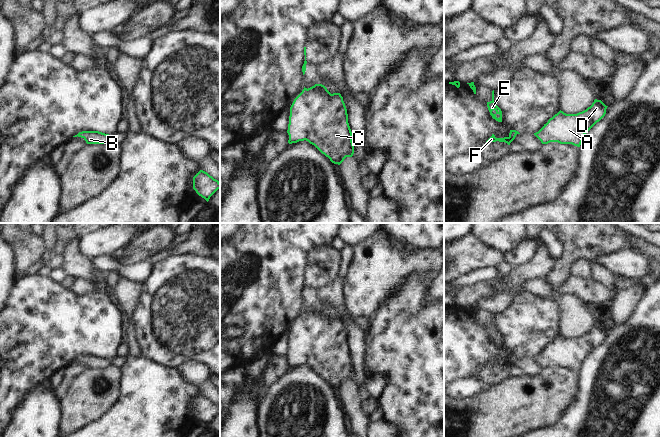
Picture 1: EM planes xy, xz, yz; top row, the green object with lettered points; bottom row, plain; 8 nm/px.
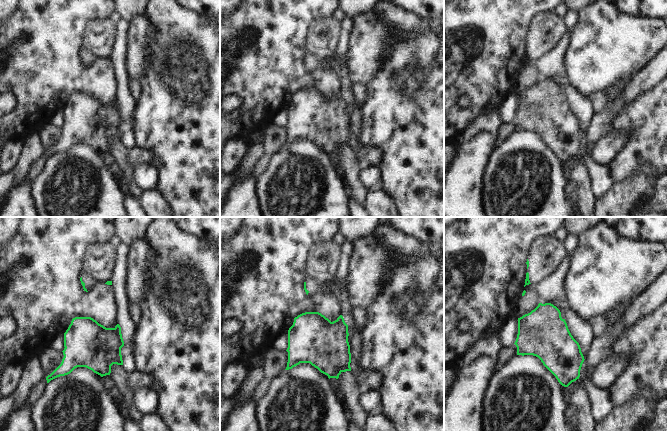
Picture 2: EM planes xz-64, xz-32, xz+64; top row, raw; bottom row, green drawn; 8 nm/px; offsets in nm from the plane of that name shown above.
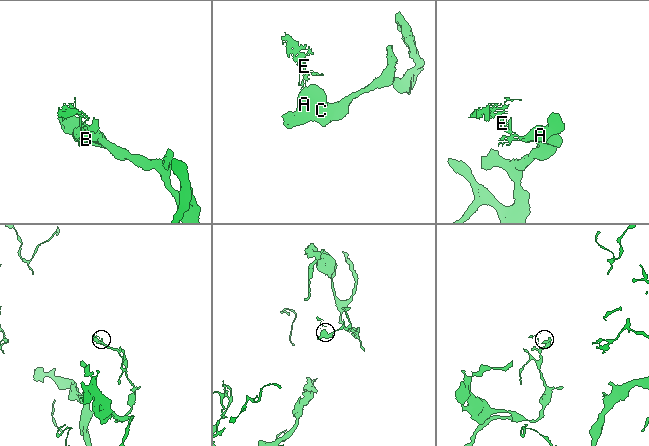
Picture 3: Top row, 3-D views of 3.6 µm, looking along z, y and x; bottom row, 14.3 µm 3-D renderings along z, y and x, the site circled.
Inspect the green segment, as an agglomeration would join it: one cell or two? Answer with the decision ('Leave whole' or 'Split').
Split.

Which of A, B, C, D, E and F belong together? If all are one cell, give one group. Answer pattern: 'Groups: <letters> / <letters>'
Groups: A B C D / E F.

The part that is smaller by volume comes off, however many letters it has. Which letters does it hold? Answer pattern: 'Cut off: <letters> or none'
Cut off: E, F

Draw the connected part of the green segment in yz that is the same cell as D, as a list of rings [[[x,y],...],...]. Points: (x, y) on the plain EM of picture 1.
[[[595,323],[590,331],[577,338],[566,338],[559,335],[536,356],[542,368],[558,366],[580,371],[583,360],[606,338],[606,330]]]

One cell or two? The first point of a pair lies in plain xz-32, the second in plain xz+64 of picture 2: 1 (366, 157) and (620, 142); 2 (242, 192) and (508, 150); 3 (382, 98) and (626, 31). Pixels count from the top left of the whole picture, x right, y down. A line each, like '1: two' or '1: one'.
1: one
2: two
3: two

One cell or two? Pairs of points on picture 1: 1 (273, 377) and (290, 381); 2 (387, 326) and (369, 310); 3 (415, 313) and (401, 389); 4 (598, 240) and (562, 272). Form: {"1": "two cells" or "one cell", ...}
{"1": "two cells", "2": "two cells", "3": "one cell", "4": "one cell"}

